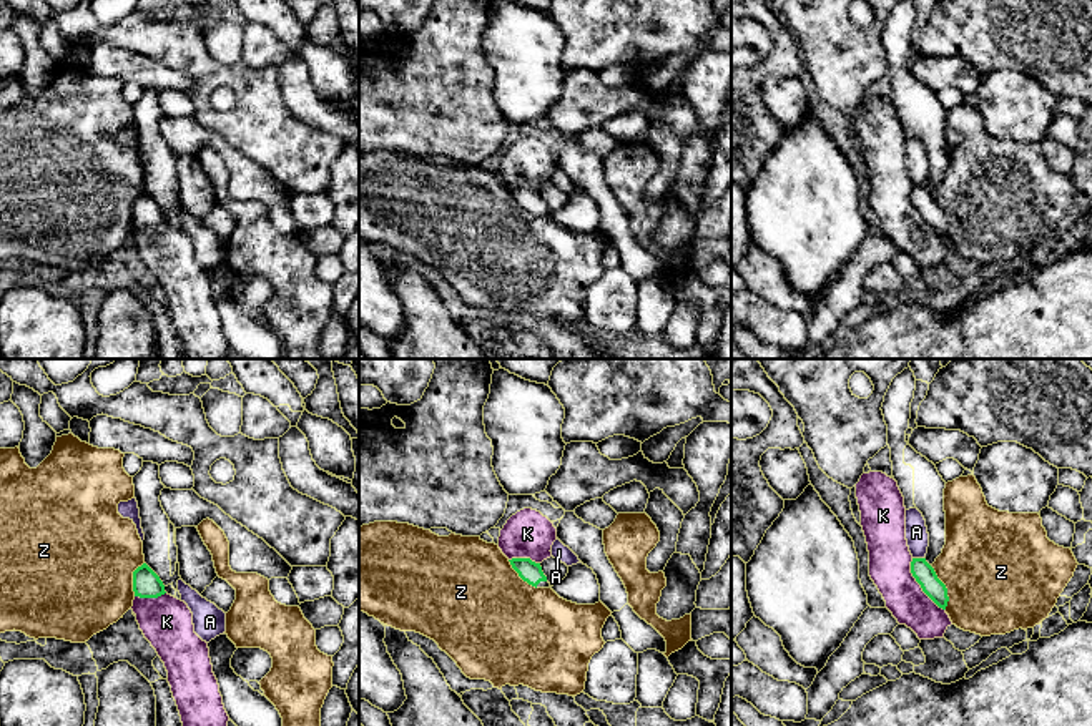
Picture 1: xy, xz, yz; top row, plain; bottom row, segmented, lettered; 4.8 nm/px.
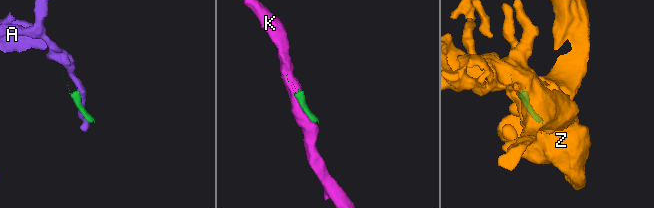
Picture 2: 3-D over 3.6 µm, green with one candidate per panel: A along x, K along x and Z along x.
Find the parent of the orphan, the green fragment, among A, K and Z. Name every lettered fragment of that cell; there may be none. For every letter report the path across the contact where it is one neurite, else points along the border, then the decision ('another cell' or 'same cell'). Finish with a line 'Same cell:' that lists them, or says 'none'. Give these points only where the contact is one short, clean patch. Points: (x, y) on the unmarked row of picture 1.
A: along yz (913, 185), (923, 186) | another cell
K: another cell
Z: another cell
Same cell: none

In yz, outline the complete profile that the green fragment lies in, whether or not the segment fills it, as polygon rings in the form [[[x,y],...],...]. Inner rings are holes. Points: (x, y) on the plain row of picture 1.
[[[912,186],[911,201],[921,213],[922,219],[942,238],[946,238],[949,224],[946,213],[937,206],[934,196],[926,186]]]

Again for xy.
[[[146,191],[133,199],[133,219],[140,226],[158,226],[166,221],[160,204]]]

